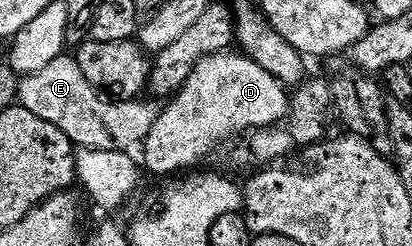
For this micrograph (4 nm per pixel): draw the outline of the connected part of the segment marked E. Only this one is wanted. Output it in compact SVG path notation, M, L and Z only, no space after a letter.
M63 55L54 61L47 61L36 73L27 73L18 82L17 104L23 109L40 115L40 119L50 121L52 127L60 127L68 139L78 143L84 139L84 145L96 151L127 152L133 145L141 146L150 129L156 123L159 106L141 105L141 100L102 101L103 94L80 71L73 56Z

